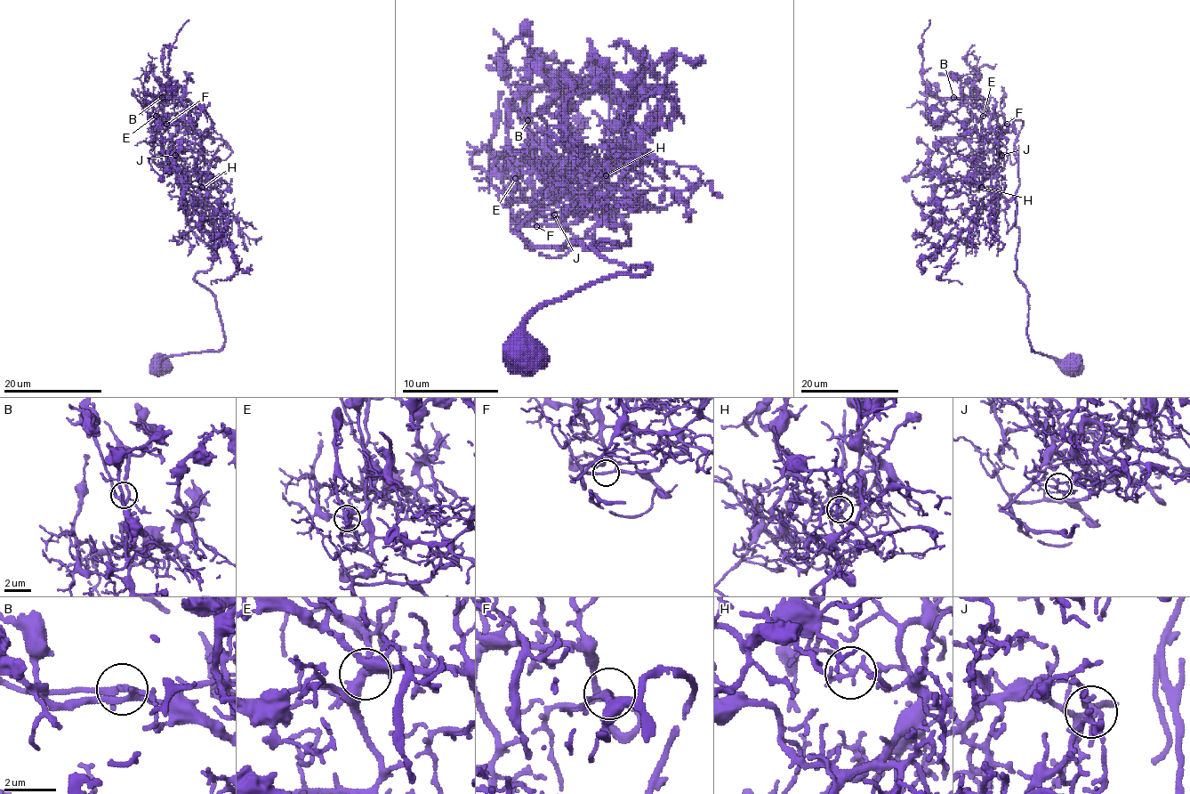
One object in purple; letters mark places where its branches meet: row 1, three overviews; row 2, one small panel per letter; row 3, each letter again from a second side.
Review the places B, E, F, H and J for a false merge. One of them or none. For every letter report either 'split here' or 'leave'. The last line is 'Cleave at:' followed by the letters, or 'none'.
B: leave
E: leave
F: leave
H: leave
J: leave
Cleave at: none

